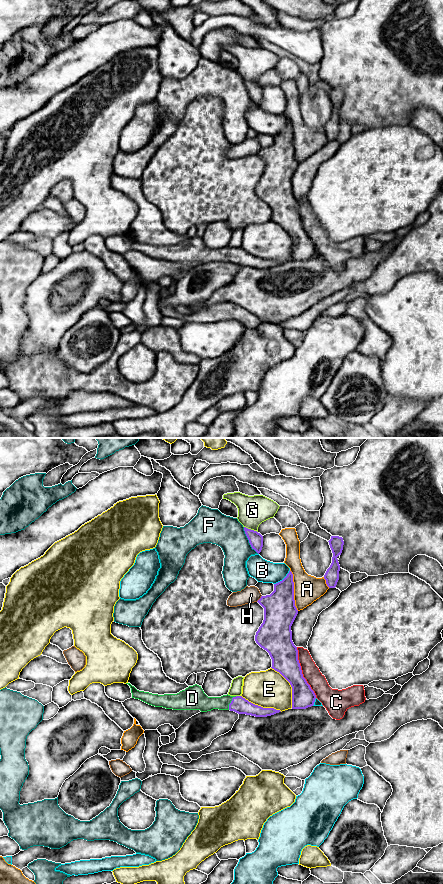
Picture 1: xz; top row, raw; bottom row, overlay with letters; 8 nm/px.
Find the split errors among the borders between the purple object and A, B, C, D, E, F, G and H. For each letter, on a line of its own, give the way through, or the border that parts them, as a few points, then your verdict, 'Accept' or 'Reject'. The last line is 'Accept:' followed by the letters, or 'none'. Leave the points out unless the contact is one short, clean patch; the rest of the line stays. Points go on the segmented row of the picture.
A: Reject
B: Reject
C: Reject
D: Path across: xz (240, 705), (231, 702), (200, 701). Accept
E: Reject
F: Reject
G: Reject
H: Reject
Accept: D

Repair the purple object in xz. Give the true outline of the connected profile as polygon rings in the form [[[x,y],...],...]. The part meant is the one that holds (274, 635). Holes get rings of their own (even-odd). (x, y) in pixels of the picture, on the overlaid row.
[[[291,571],[280,582],[274,584],[270,595],[257,601],[264,608],[264,620],[255,635],[256,643],[266,650],[272,659],[272,669],[279,672],[292,687],[292,709],[306,709],[314,705],[316,695],[303,677],[298,660],[298,650],[292,641],[291,626],[298,614],[294,600],[294,582]]]

